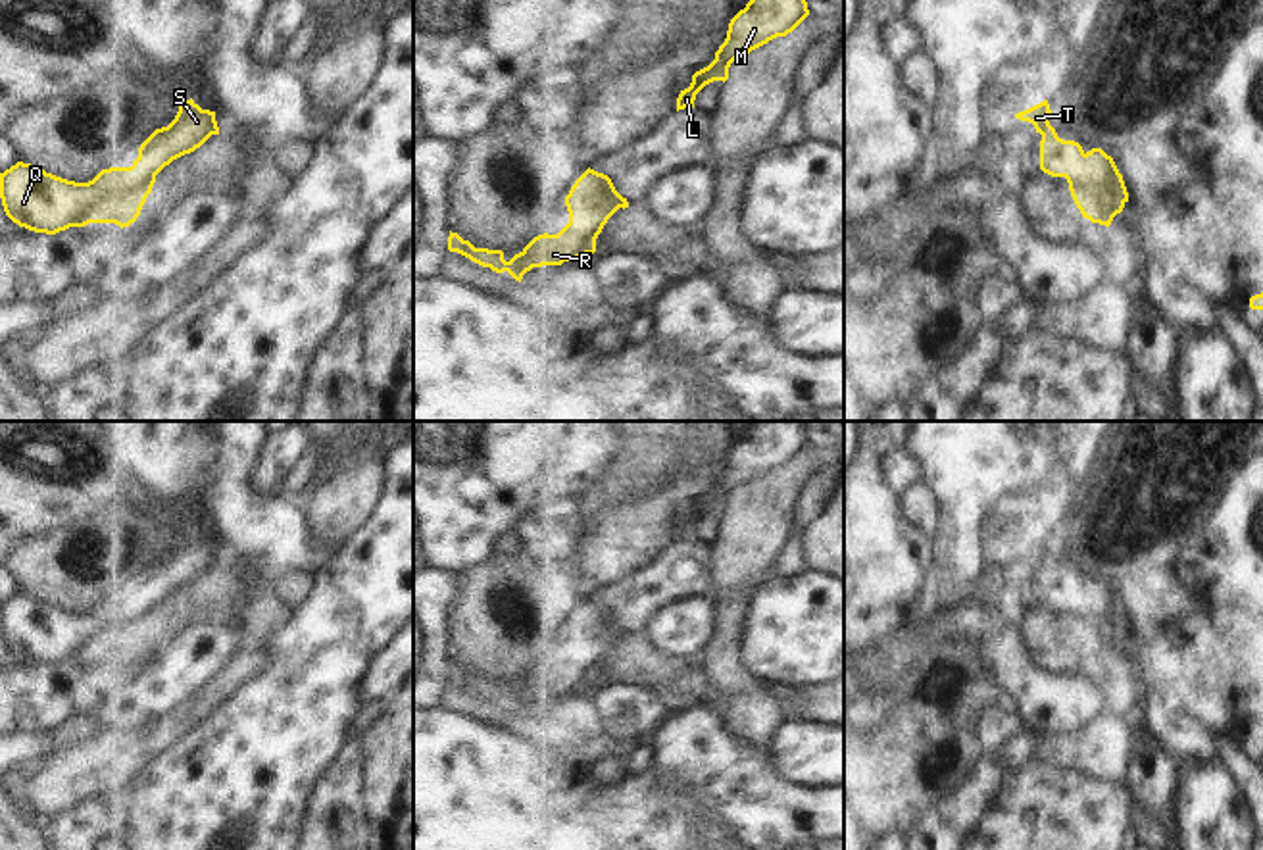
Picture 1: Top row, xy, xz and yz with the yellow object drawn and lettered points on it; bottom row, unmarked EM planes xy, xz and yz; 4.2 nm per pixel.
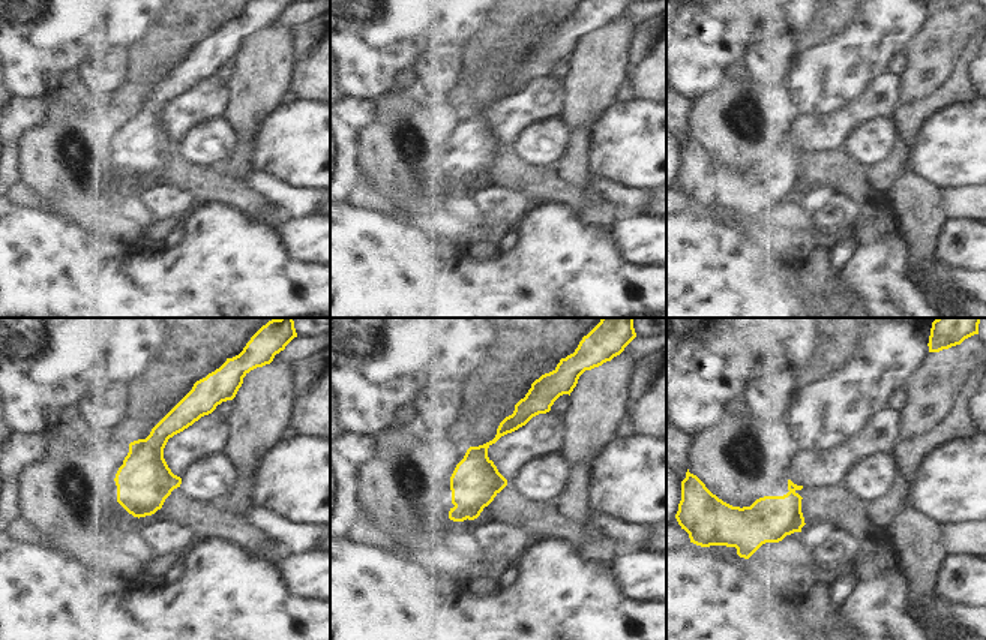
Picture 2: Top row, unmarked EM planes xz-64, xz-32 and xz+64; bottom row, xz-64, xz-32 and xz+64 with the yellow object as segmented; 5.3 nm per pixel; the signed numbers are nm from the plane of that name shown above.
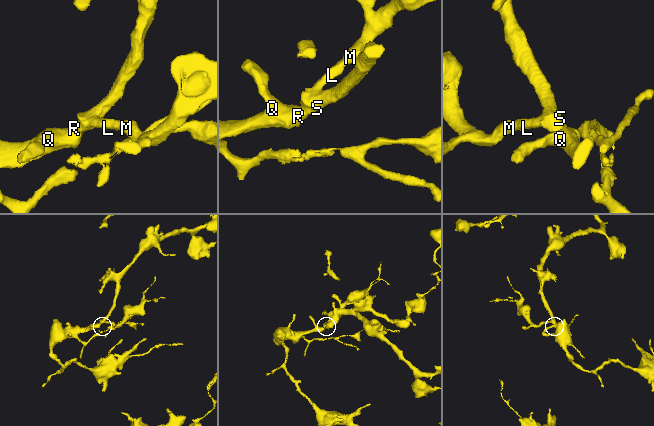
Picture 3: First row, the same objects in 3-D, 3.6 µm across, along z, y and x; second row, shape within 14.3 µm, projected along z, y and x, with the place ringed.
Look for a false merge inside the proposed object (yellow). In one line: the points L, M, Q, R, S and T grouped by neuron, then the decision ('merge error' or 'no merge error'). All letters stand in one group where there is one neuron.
groups L M Q R S T; no merge error

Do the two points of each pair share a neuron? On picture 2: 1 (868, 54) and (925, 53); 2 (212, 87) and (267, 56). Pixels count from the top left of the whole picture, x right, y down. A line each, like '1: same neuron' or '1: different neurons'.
1: different neurons
2: different neurons

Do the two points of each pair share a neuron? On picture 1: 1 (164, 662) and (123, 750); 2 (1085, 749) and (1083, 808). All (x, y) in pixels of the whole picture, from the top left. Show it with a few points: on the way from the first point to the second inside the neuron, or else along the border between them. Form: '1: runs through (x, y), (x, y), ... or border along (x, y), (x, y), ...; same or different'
1: border along (175, 712), (139, 731), (102, 731), (91, 727); different
2: border along (1042, 762), (1060, 772), (1125, 785); different

